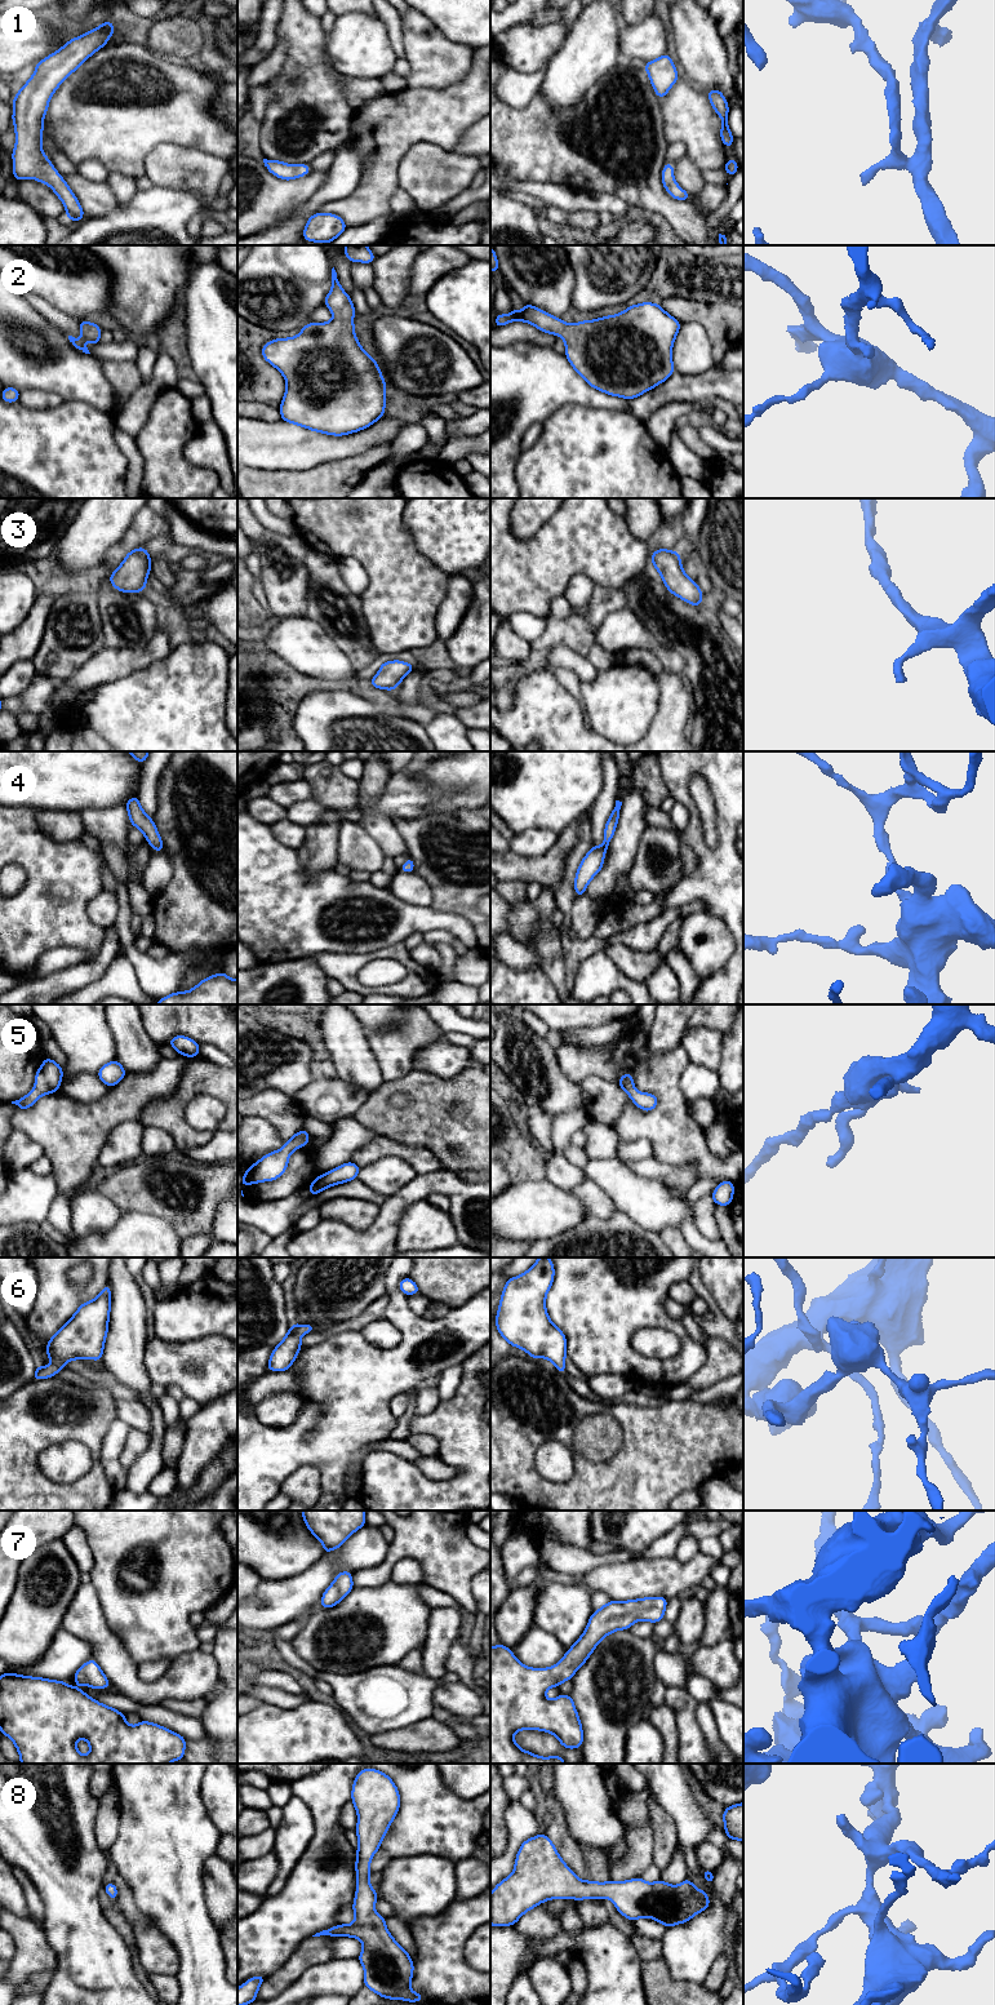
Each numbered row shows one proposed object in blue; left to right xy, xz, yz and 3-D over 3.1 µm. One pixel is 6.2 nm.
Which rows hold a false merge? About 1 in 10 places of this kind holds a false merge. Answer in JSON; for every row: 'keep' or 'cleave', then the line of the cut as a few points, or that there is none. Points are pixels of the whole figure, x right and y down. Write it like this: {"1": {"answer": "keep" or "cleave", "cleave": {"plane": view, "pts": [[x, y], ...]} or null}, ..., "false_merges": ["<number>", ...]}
{"1": {"answer": "keep", "cleave": null}, "2": {"answer": "keep", "cleave": null}, "3": {"answer": "keep", "cleave": null}, "4": {"answer": "keep", "cleave": null}, "5": {"answer": "keep", "cleave": null}, "6": {"answer": "keep", "cleave": null}, "7": {"answer": "keep", "cleave": null}, "8": {"answer": "keep", "cleave": null}, "false_merges": []}

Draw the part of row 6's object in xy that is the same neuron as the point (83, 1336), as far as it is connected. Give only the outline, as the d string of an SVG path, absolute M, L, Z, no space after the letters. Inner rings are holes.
M107 1283L95 1299L83 1303L46 1343L45 1354L52 1363L36 1367L34 1380L55 1376L72 1359L101 1362L108 1332L110 1310L111 1286Z

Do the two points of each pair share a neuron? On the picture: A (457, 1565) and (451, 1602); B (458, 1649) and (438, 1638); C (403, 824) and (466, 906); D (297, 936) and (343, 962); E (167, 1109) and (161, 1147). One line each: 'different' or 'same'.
A: different
B: different
C: same
D: different
E: different

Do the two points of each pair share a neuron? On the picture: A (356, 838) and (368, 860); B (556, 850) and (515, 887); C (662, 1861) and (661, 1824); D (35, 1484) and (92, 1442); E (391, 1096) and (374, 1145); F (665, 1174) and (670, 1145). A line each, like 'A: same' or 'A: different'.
A: same
B: different
C: same
D: same
E: different
F: different

